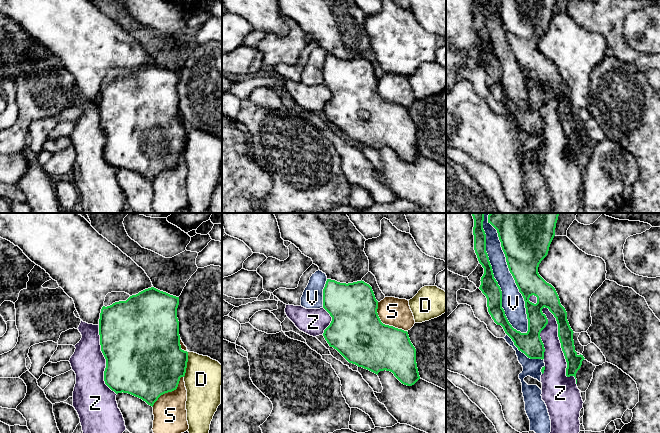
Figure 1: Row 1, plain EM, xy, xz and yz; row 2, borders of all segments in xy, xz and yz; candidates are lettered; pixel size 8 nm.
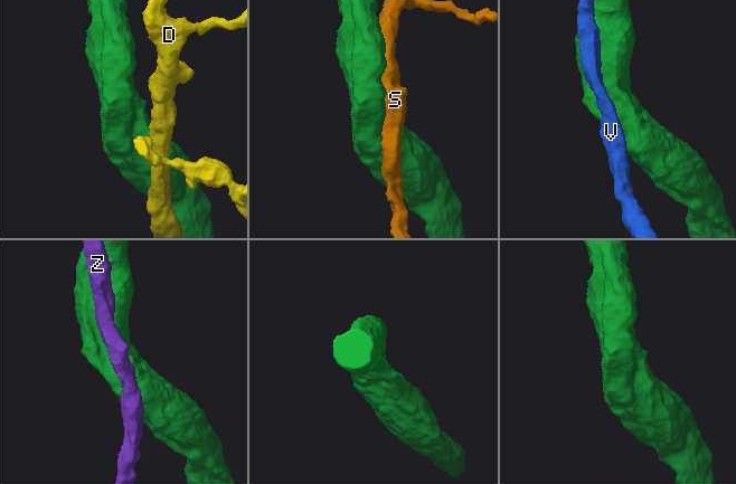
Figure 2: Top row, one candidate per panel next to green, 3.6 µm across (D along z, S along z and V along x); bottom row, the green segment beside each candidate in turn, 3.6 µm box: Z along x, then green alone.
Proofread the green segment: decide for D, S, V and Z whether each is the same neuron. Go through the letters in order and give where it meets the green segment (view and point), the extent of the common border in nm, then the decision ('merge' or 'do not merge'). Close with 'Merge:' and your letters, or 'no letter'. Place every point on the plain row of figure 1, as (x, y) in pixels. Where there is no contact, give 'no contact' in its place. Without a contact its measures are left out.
D: xy (186, 140) | 200 nm | do not merge
S: xz (384, 100) | 340 nm | do not merge
V: yz (497, 58) | 950 nm | do not merge
Z: yz (561, 123) | 700 nm | merge
Merge: Z

